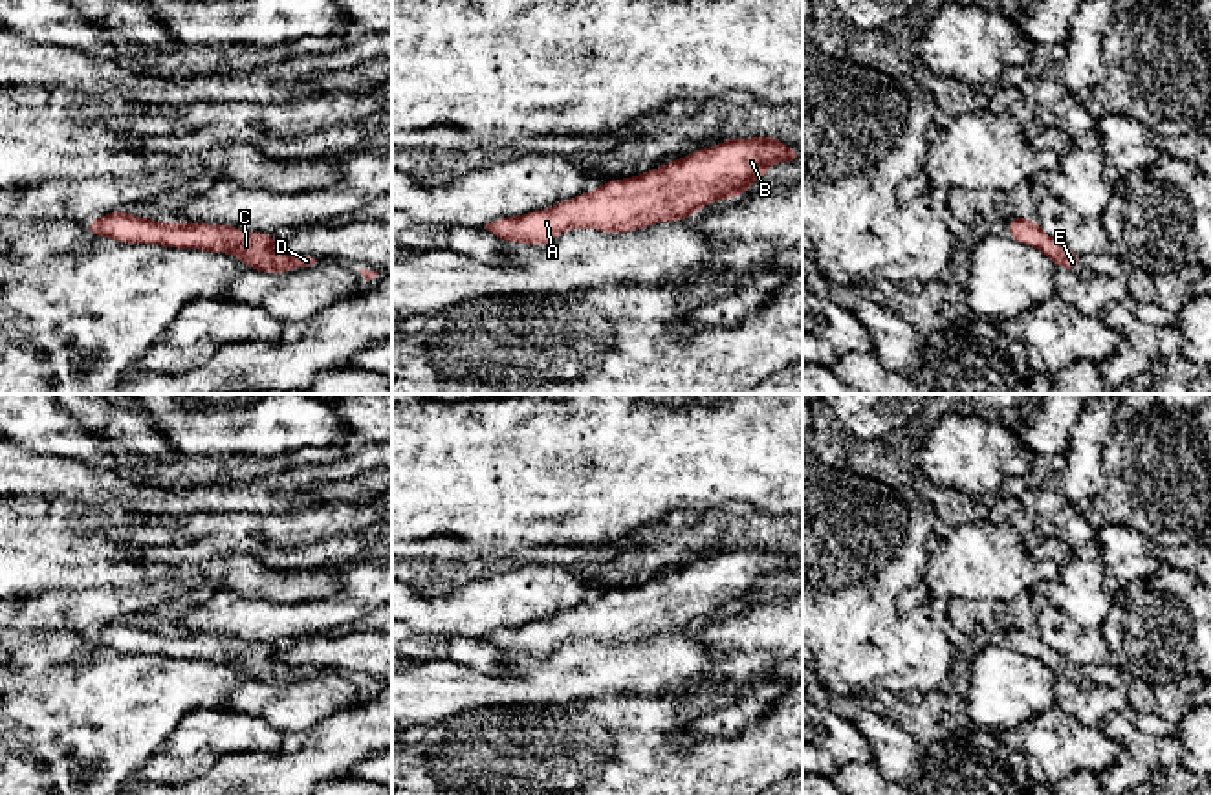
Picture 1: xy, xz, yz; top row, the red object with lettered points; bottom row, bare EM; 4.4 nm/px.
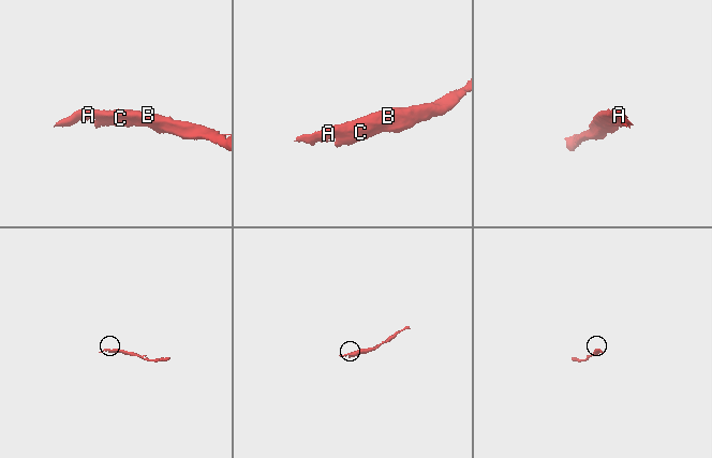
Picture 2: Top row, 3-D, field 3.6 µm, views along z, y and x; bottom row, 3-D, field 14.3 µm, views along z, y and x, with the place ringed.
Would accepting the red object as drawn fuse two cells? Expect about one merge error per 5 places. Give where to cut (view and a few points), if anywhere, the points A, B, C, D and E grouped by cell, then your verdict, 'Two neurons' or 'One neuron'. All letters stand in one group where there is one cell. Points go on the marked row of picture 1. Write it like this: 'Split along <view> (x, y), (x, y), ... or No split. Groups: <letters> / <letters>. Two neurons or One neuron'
No split. Groups: A B C D E. One neuron

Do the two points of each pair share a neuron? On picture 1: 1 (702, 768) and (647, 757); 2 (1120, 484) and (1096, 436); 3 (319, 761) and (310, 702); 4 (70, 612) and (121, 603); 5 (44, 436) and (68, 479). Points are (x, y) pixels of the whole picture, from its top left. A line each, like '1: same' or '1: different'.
1: same
2: different
3: different
4: same
5: different

